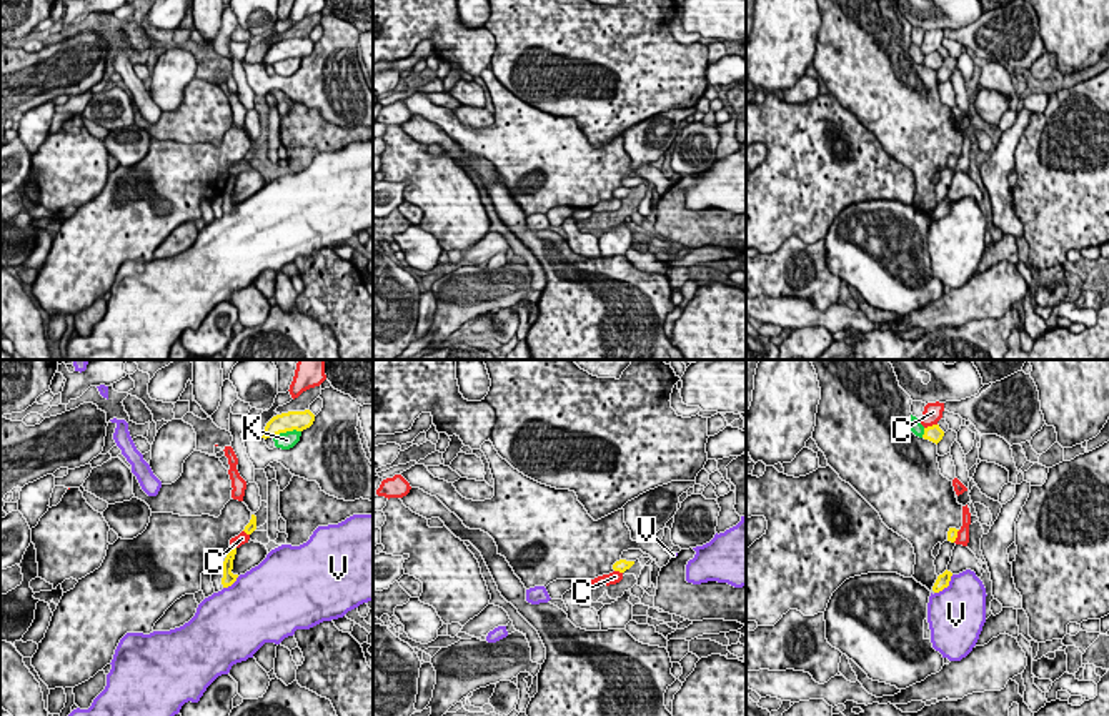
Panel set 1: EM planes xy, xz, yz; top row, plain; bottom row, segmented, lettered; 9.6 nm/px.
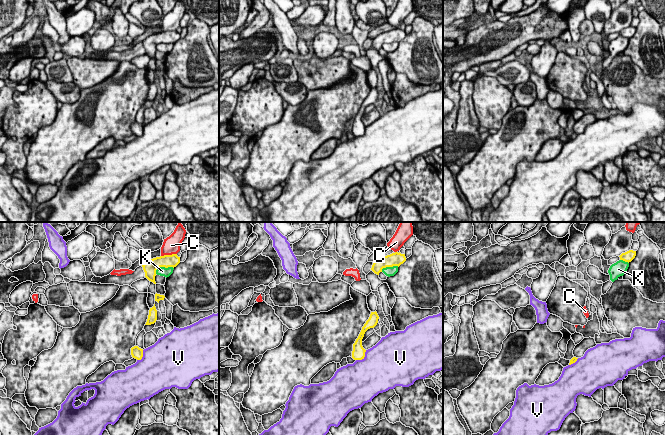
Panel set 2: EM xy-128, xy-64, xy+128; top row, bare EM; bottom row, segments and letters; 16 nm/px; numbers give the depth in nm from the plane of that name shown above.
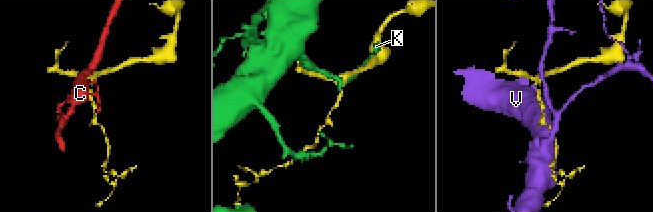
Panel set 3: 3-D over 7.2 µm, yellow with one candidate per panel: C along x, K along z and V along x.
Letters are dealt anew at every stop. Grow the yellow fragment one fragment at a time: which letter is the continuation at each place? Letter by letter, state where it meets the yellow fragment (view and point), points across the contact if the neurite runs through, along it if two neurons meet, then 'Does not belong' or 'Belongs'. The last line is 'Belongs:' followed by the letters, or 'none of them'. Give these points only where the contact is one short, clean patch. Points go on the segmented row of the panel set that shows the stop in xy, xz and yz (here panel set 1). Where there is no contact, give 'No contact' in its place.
C: Touches yellow at yz (929, 427). Does not belong
K: Touches yellow at xy (285, 432). Does not belong
V: Touches yellow at yz (946, 586). Does not belong
Belongs: none of them

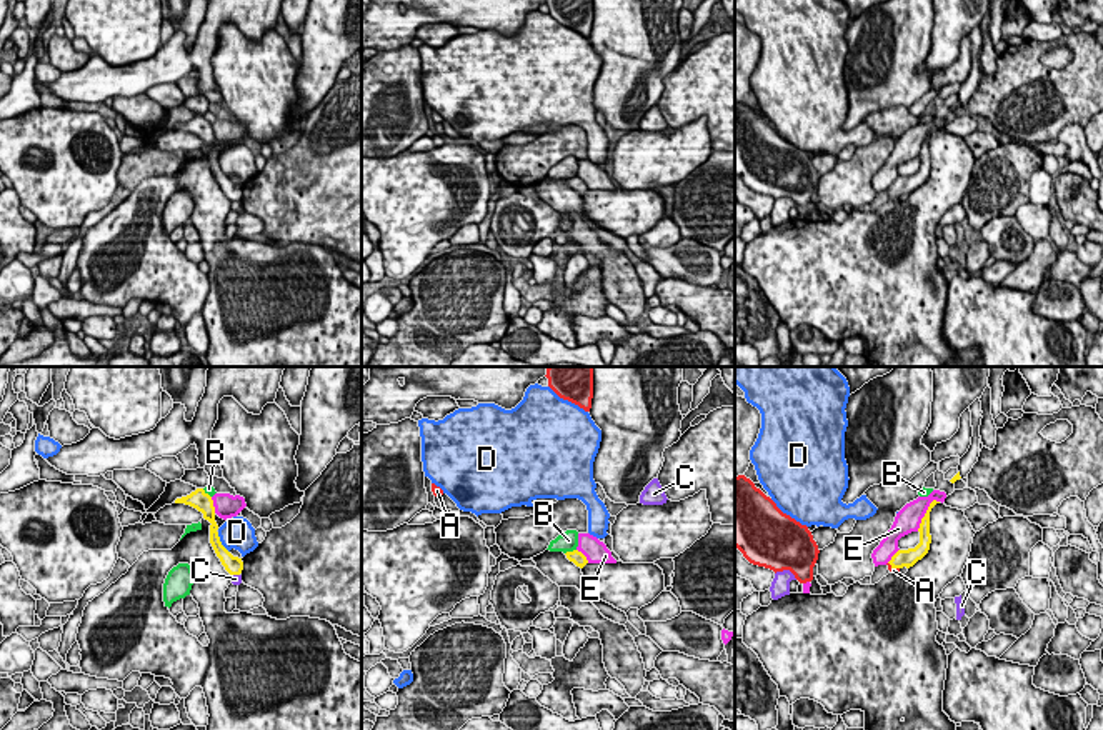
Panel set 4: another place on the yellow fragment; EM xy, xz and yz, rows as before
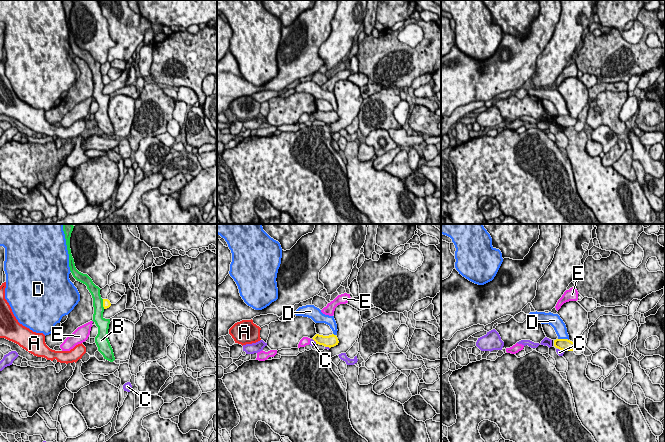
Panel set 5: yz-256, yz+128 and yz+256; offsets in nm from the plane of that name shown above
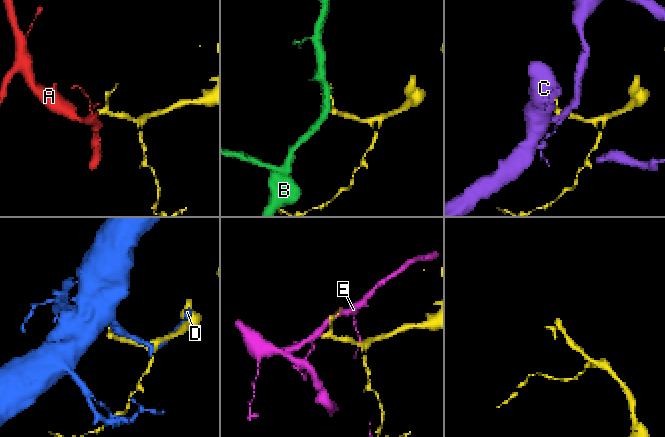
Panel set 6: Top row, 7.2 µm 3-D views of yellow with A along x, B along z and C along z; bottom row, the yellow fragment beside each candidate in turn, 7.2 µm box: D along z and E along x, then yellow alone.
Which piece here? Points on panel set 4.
A: Touches yellow at yz (893, 567). Path across: yz (908, 557), (893, 567), (893, 570). Belongs
B: Touches yellow at xz (570, 552). Does not belong
C: Touches yellow at xy (235, 574). Does not belong
D: Touches yellow at xy (220, 542). Does not belong
E: Touches yellow at yz (925, 514). Does not belong
Belongs: A

